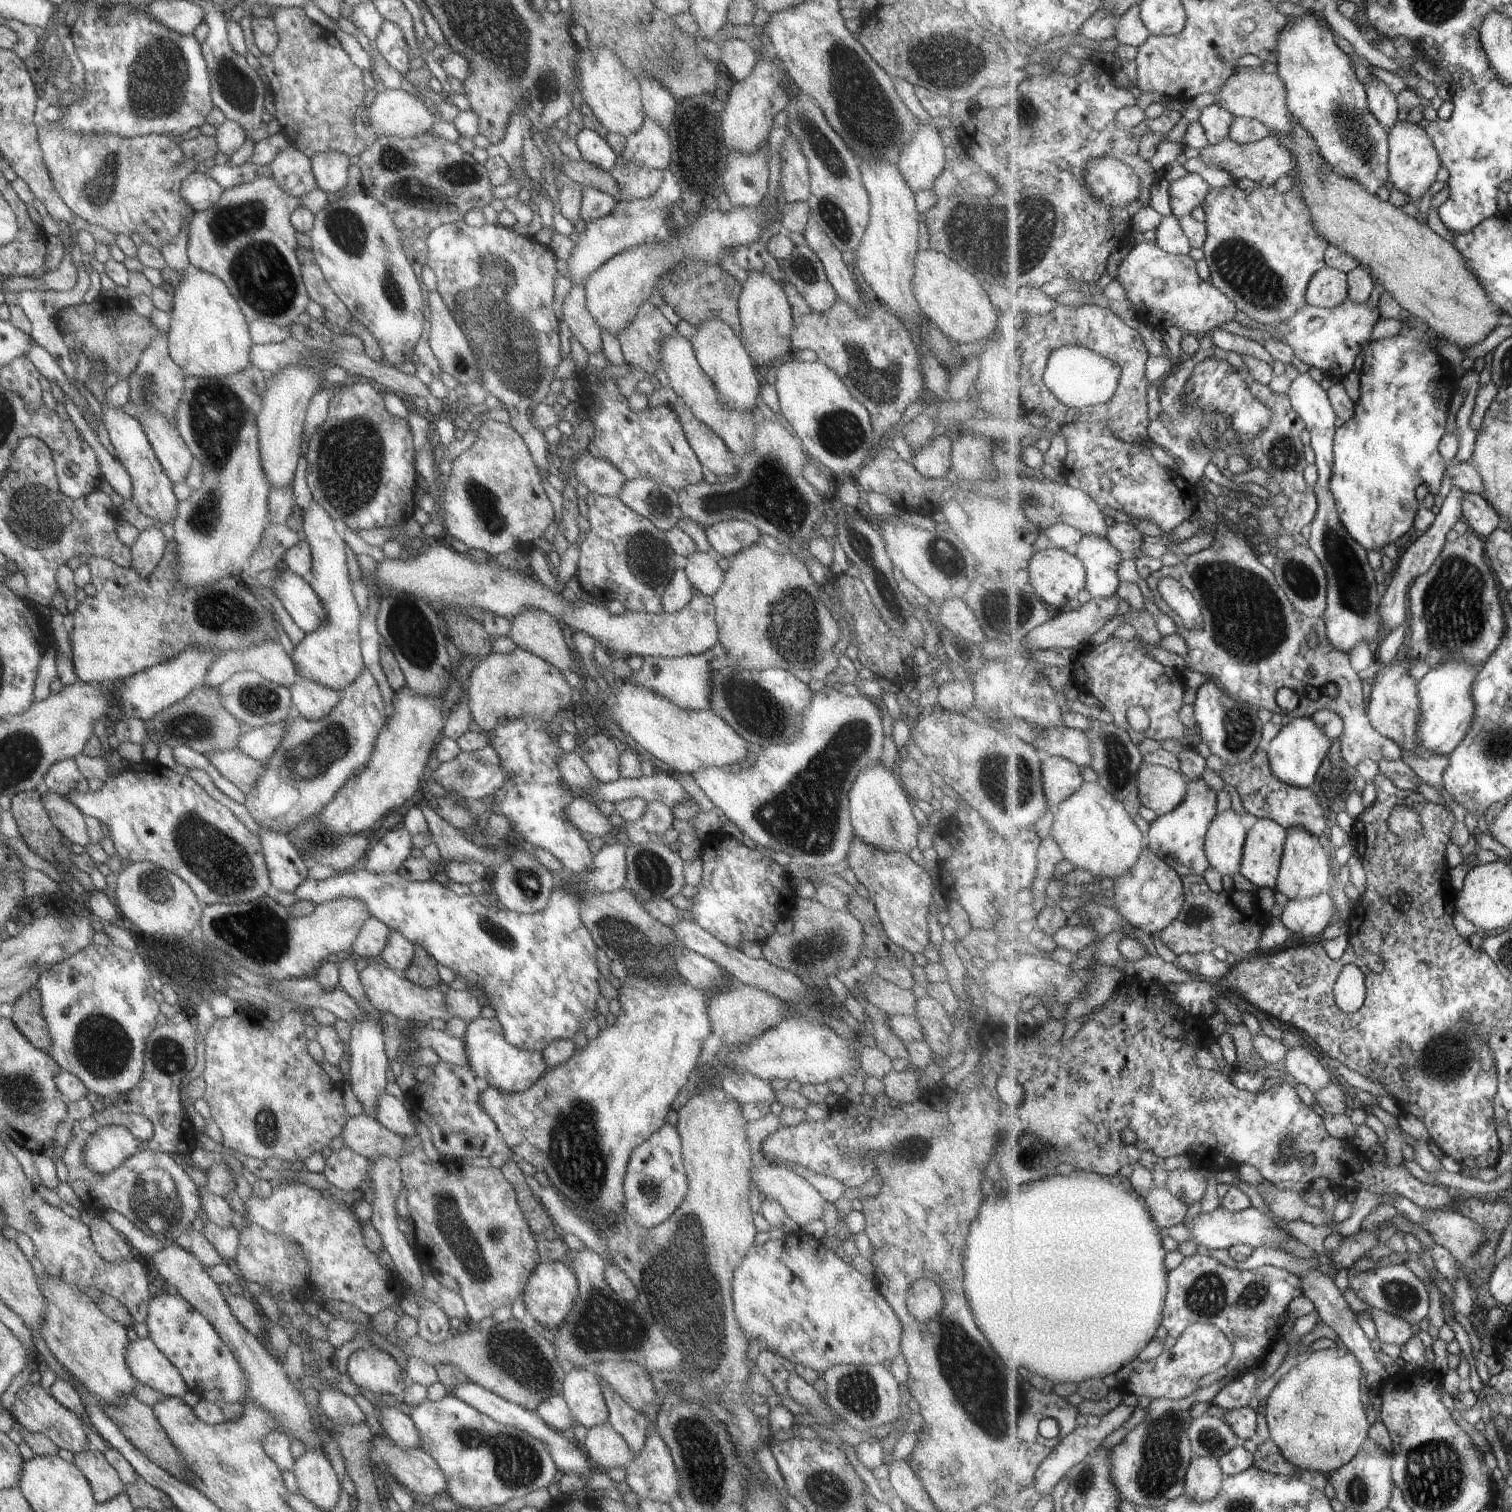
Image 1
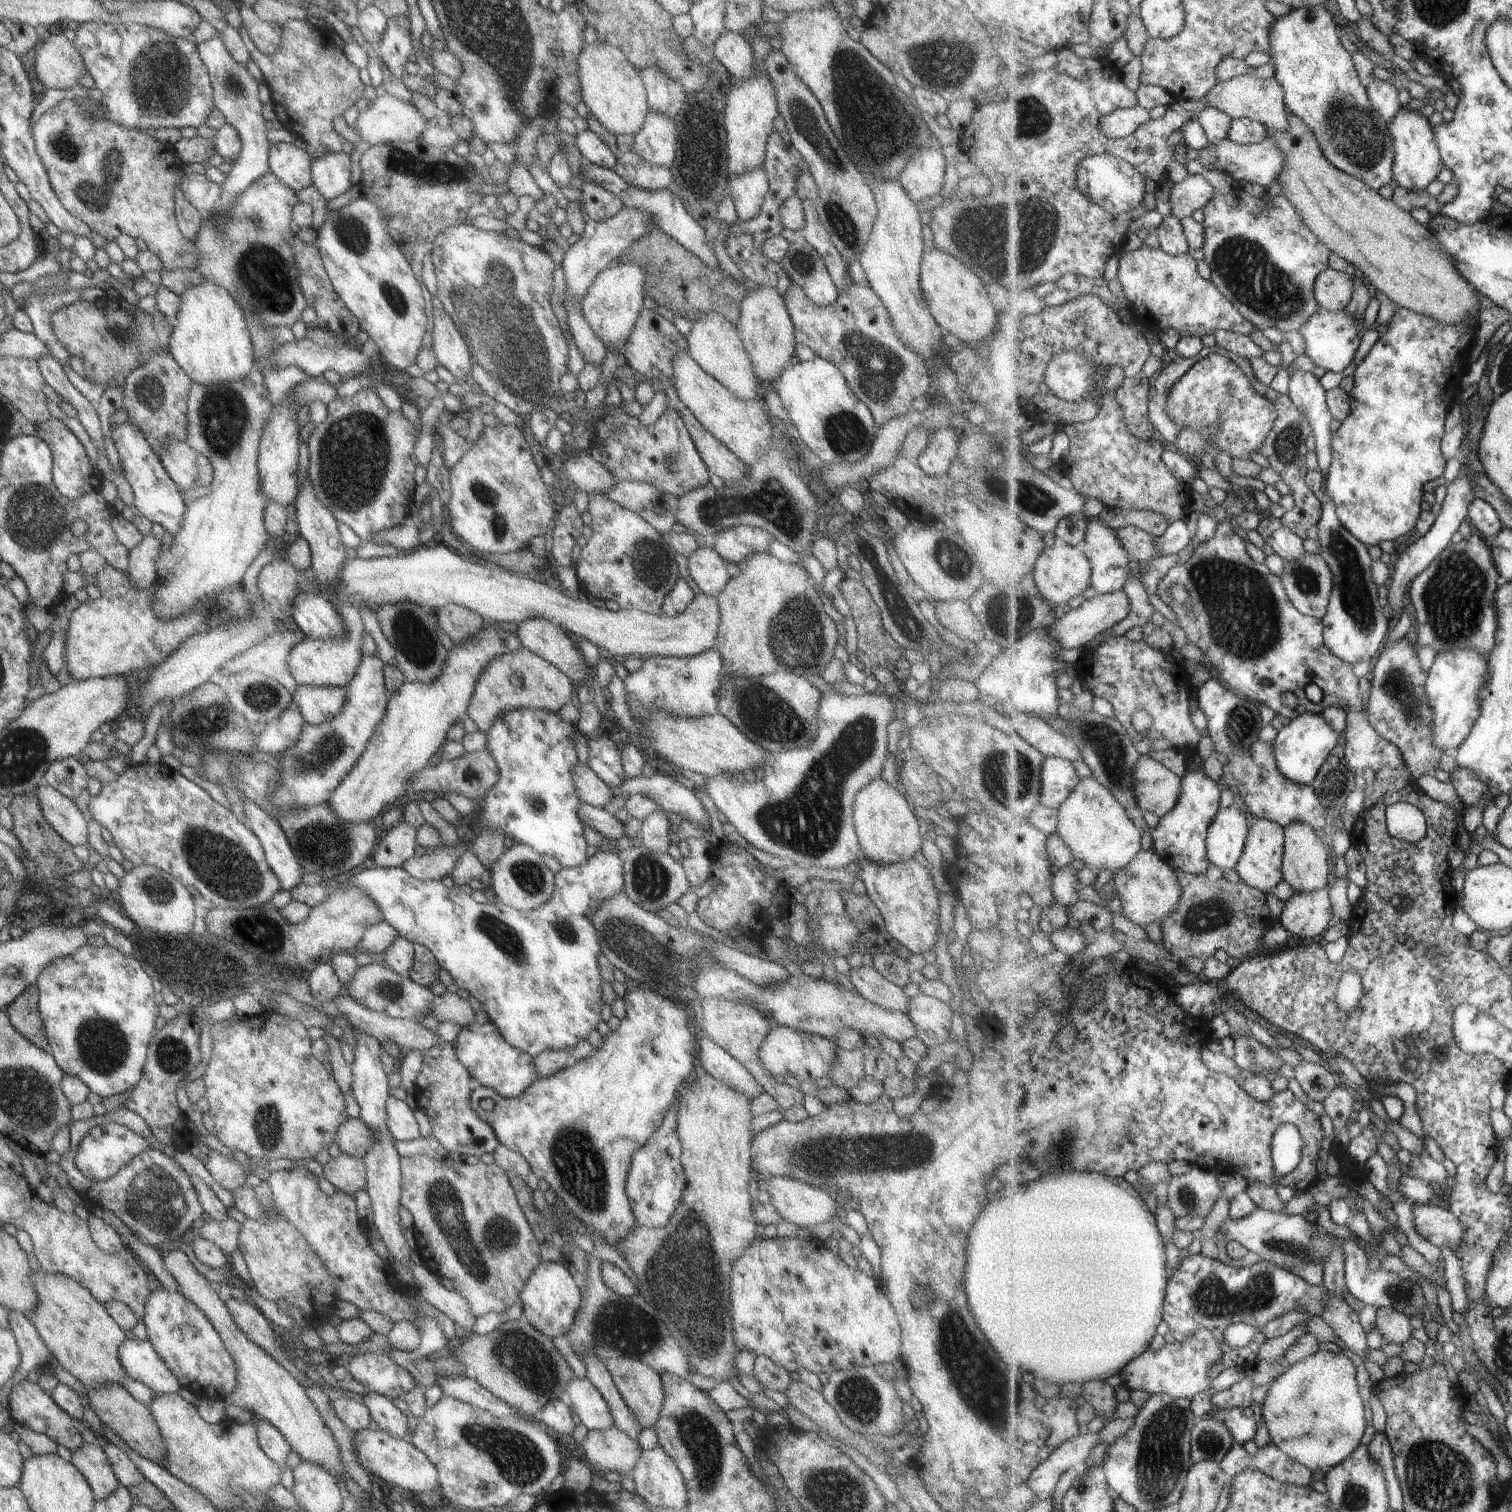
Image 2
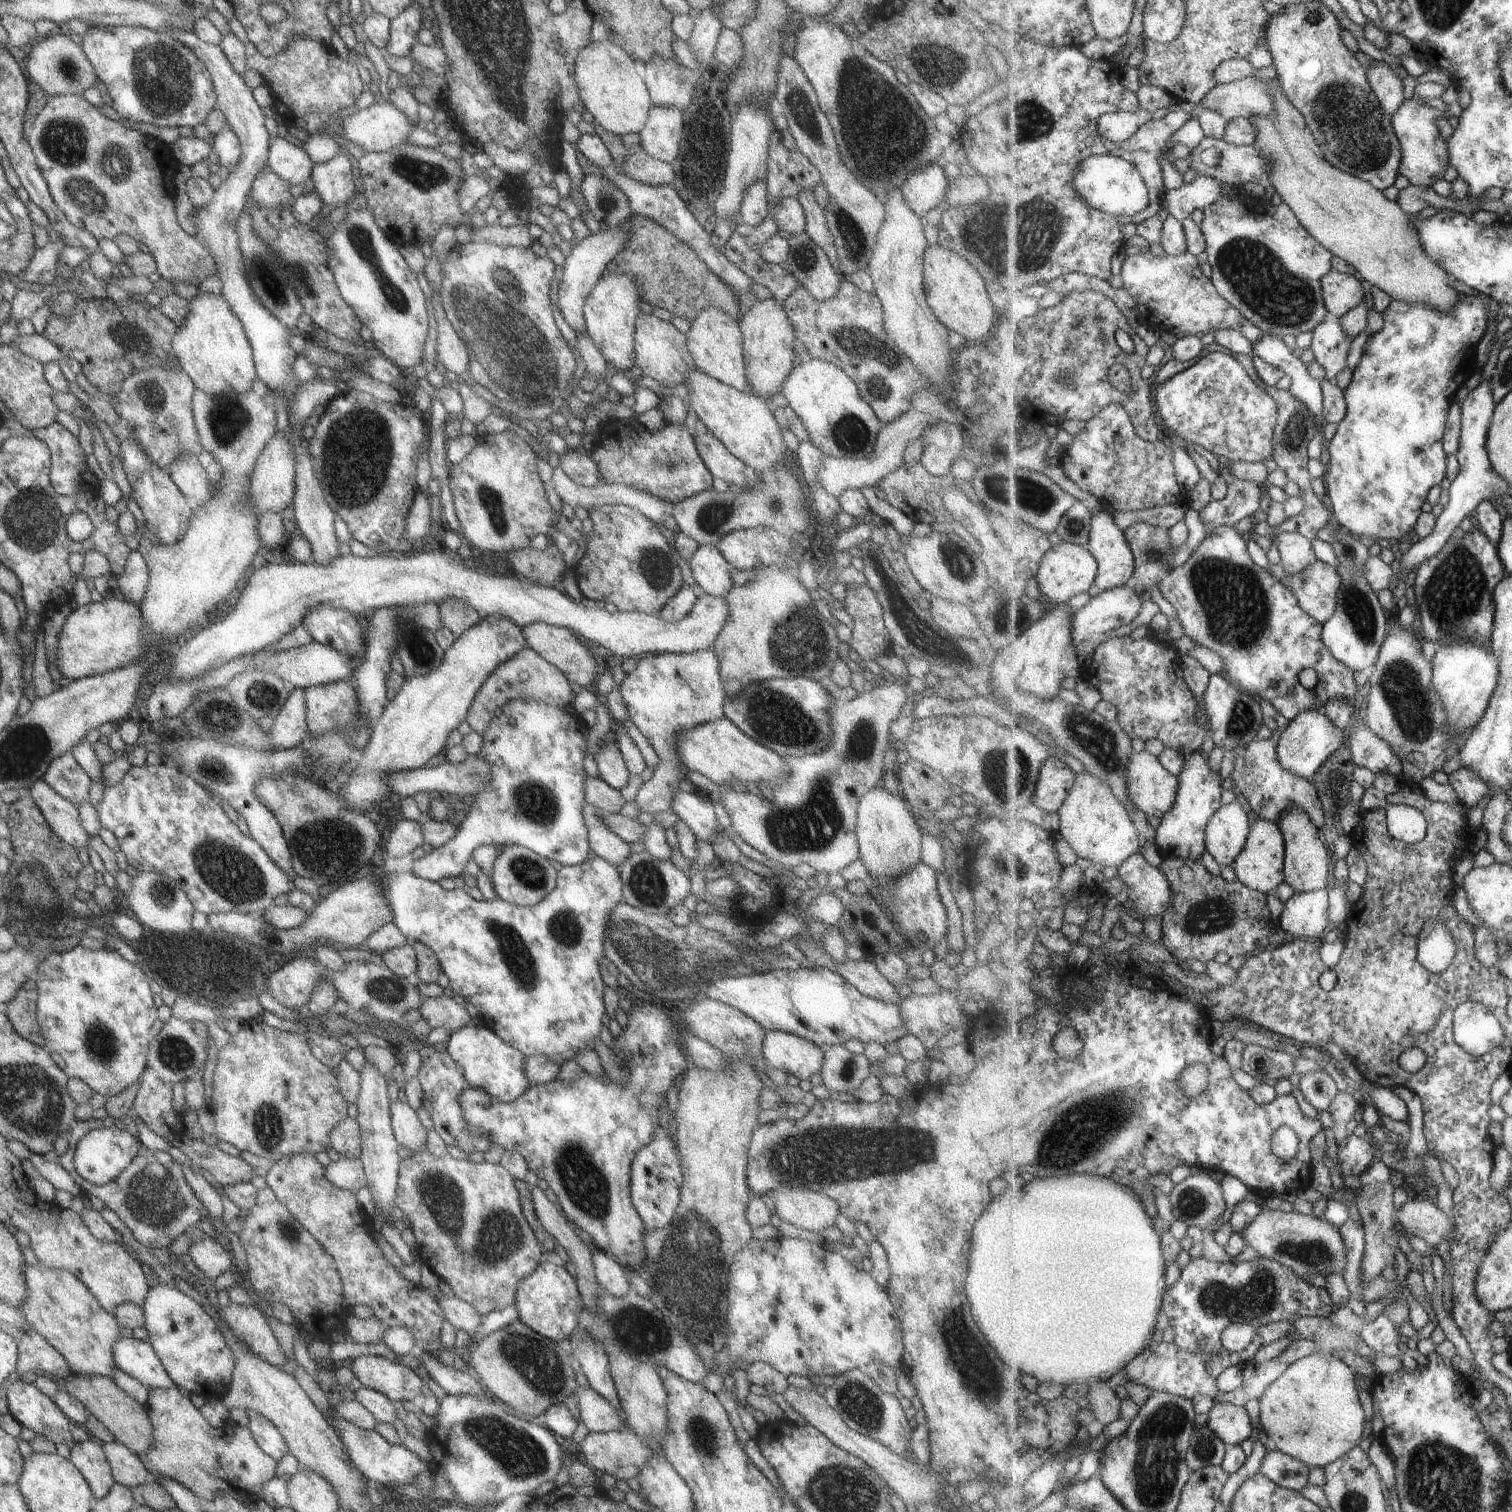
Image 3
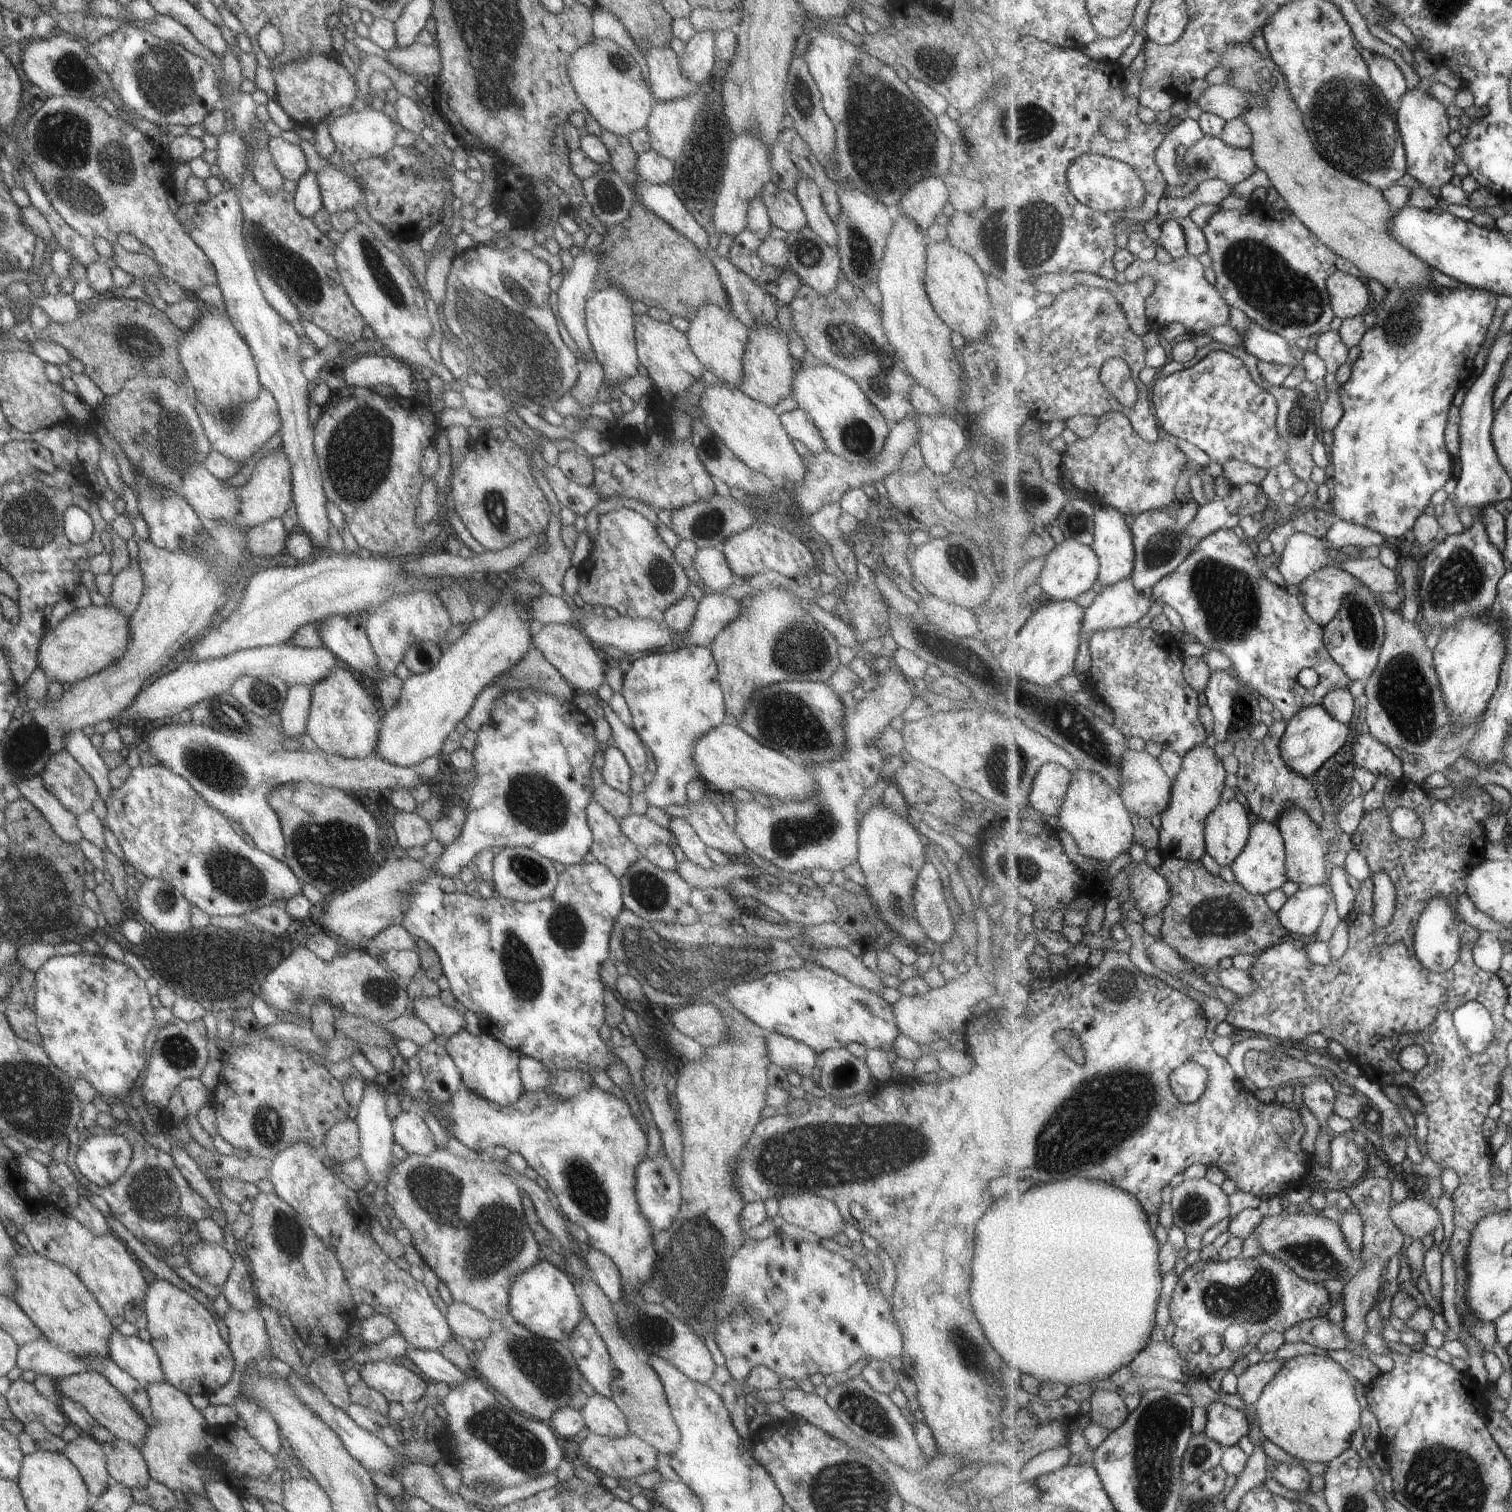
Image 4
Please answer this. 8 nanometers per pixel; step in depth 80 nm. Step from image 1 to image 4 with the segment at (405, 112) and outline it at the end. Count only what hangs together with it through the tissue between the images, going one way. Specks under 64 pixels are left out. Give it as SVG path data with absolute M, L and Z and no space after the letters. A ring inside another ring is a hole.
M369 106L357 113L329 119L327 126L329 137L333 140L335 150L341 154L341 160L349 162L351 165L361 158L382 156L385 152L388 152L394 146L393 138L397 134L389 116L385 116L382 110L371 110Z

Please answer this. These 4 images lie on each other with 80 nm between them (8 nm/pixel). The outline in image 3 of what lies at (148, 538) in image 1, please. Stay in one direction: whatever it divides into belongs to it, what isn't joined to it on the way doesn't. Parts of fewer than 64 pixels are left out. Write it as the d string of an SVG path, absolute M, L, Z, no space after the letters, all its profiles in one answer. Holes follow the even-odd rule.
M139 550L129 552L123 572L115 579L117 580L117 590L121 592L121 596L125 596L125 600L129 600L129 602L141 601L147 580L149 580L149 570L147 570L145 558L141 556Z

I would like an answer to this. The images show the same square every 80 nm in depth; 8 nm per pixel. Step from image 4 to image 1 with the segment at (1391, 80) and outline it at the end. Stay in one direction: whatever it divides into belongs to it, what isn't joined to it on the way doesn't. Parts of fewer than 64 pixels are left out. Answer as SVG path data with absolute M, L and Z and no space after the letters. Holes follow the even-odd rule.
M1375 79L1367 86L1368 104L1372 114L1390 130L1399 120L1400 106L1397 95L1389 90L1385 82Z

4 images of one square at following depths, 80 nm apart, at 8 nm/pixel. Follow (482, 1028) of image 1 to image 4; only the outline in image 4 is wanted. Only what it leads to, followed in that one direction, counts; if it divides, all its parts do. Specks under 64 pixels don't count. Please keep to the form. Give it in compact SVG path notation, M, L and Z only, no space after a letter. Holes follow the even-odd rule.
M462 1028L447 1037L443 1048L457 1068L462 1087L467 1091L496 1103L498 1107L512 1104L523 1093L518 1076L521 1055L492 1038L484 1030L480 1035L474 1036Z

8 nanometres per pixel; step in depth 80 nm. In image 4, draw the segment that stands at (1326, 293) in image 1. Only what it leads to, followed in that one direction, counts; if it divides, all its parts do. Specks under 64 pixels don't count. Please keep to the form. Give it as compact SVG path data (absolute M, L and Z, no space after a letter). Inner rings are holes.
M1335 272L1327 281L1330 300L1336 317L1353 319L1368 312L1373 299L1366 280L1345 272Z

